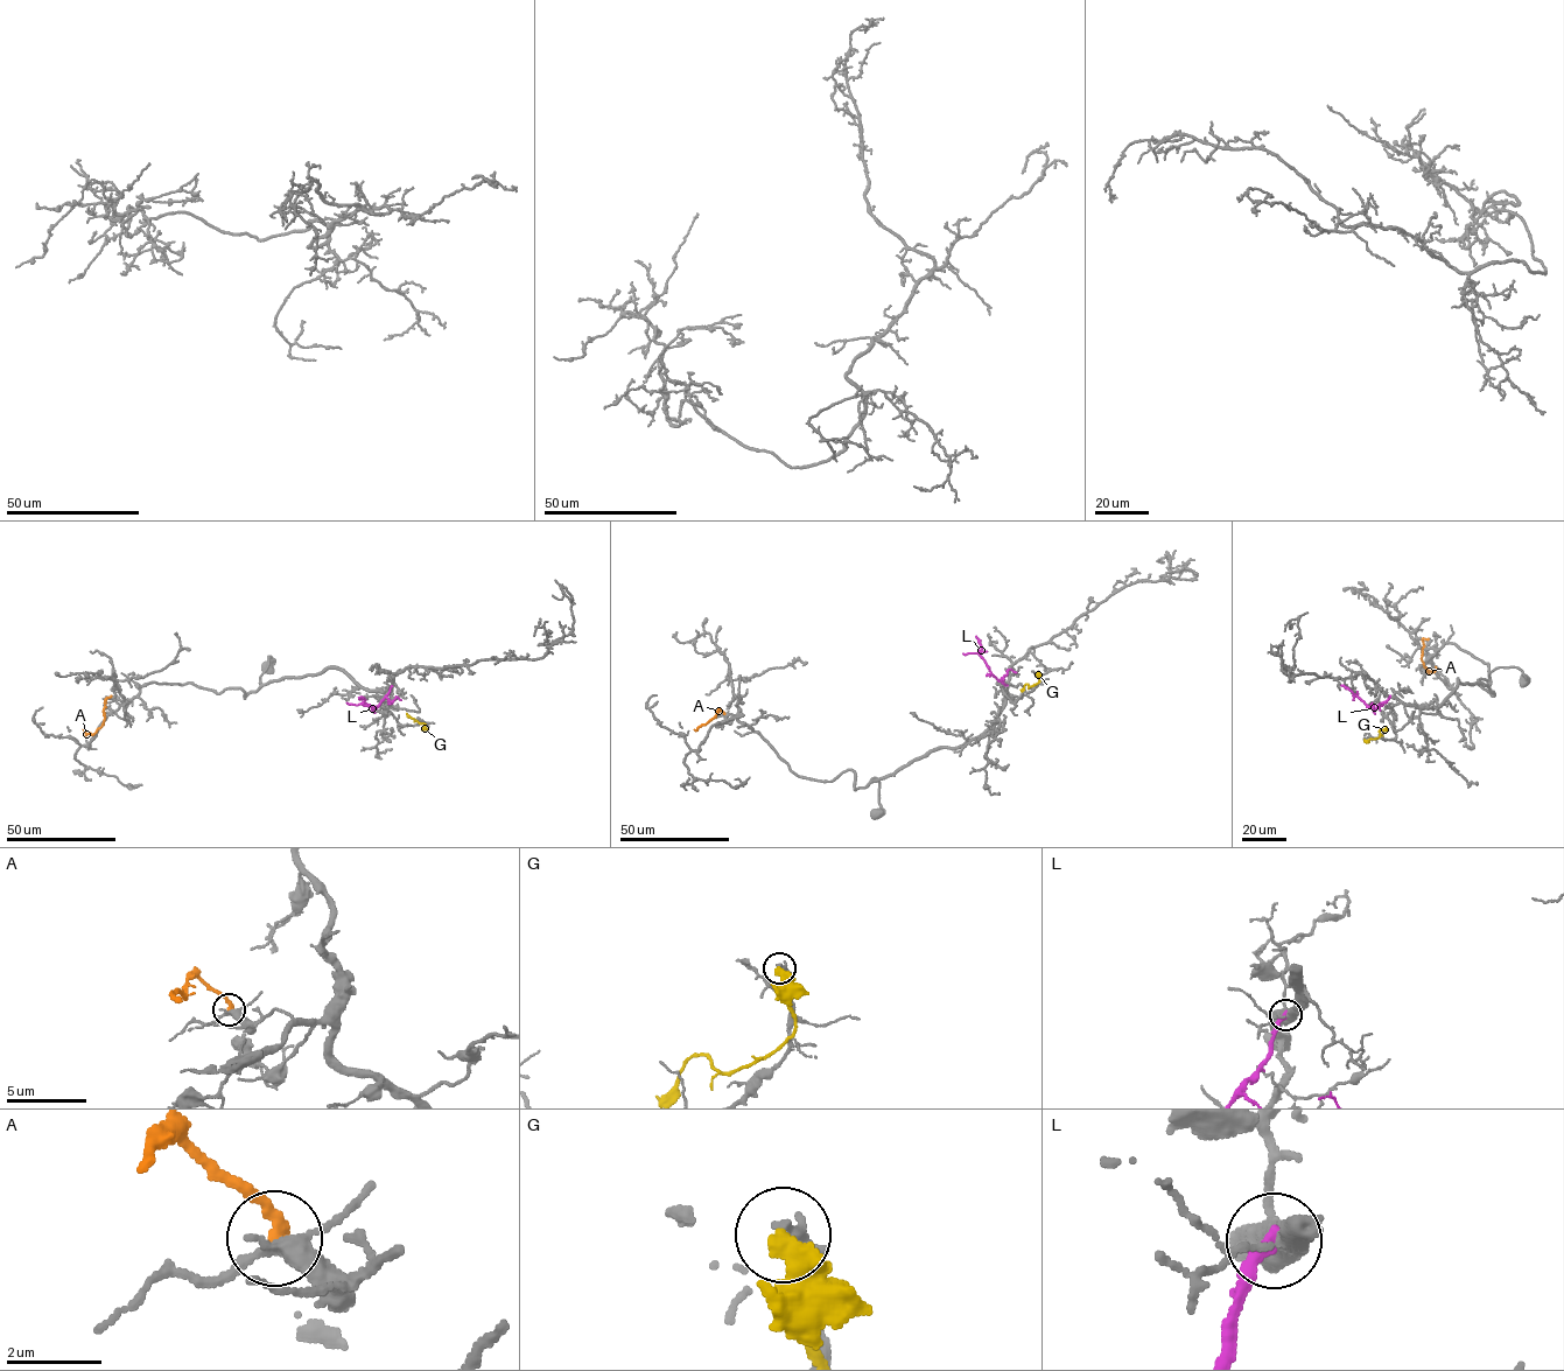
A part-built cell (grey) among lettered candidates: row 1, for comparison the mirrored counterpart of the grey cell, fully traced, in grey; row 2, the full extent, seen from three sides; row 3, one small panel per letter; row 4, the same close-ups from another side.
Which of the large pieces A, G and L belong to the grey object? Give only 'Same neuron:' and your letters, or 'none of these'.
Same neuron: none of these

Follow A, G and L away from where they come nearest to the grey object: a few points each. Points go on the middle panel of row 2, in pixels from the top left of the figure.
A: (723, 713), (719, 708), (715, 717), (694, 729)
G: (1037, 672), (1039, 680), (1031, 686), (1026, 684), (1021, 690)
L: (1007, 685), (994, 676), (980, 655), (981, 646), (976, 636)

